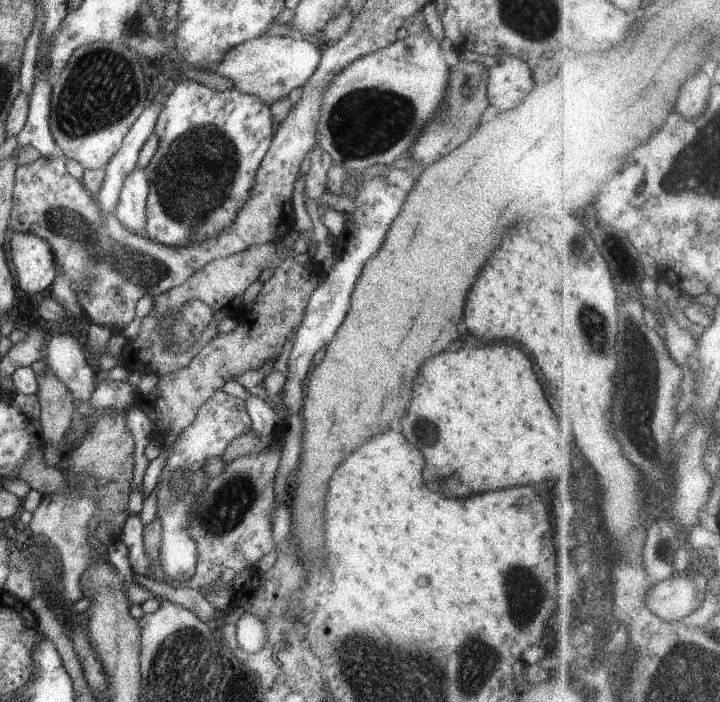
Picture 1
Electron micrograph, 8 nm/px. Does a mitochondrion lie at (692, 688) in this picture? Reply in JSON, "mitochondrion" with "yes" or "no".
{"mitochondrion":"yes"}

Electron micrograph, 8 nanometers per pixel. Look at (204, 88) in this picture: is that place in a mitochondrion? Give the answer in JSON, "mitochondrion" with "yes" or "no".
{"mitochondrion":"no"}

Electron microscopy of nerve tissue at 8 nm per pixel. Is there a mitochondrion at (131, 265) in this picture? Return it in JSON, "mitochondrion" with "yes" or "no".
{"mitochondrion":"yes"}

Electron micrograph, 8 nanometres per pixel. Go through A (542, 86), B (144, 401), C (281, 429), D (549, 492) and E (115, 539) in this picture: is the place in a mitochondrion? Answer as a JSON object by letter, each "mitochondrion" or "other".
{"A":"other","B":"other","C":"other","D":"other","E":"other"}

